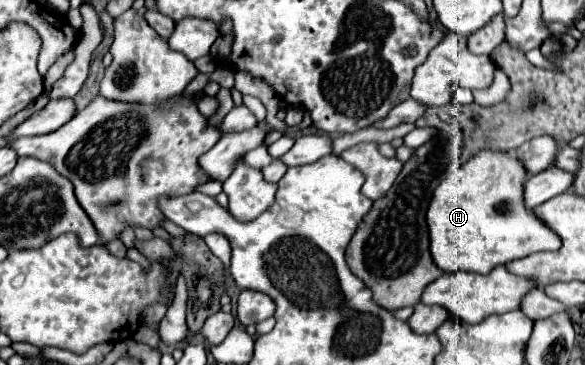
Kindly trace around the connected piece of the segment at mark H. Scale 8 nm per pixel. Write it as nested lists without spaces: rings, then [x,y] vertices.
[[[483,150],[477,156],[473,156],[469,162],[461,164],[453,178],[445,178],[429,204],[427,210],[427,226],[429,226],[429,252],[433,256],[433,262],[443,272],[481,272],[489,274],[493,266],[507,264],[517,258],[525,258],[535,252],[545,250],[557,250],[561,248],[561,240],[553,230],[549,230],[543,222],[537,220],[525,206],[523,206],[523,184],[525,184],[525,168],[517,158],[513,158],[513,152],[489,152]]]

